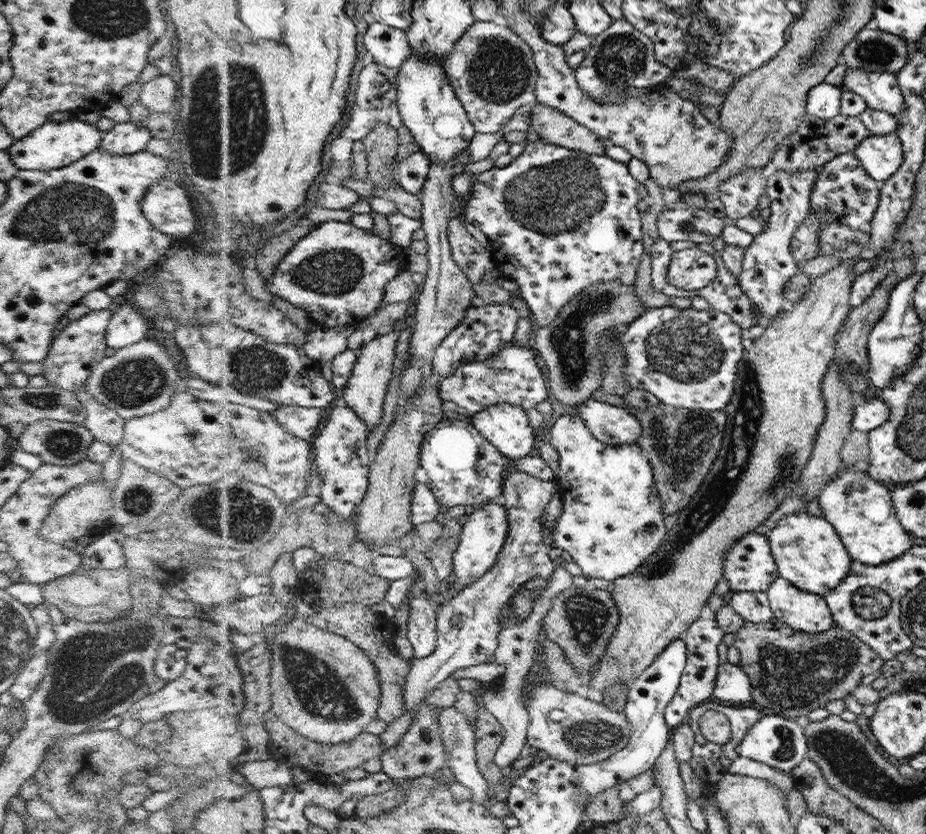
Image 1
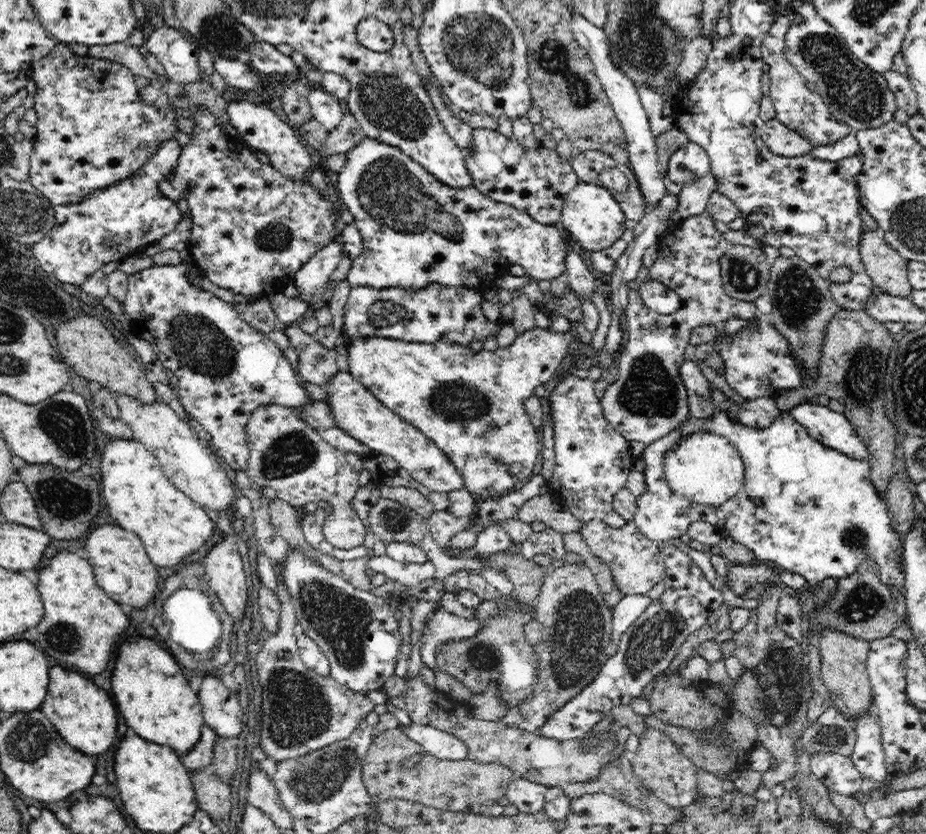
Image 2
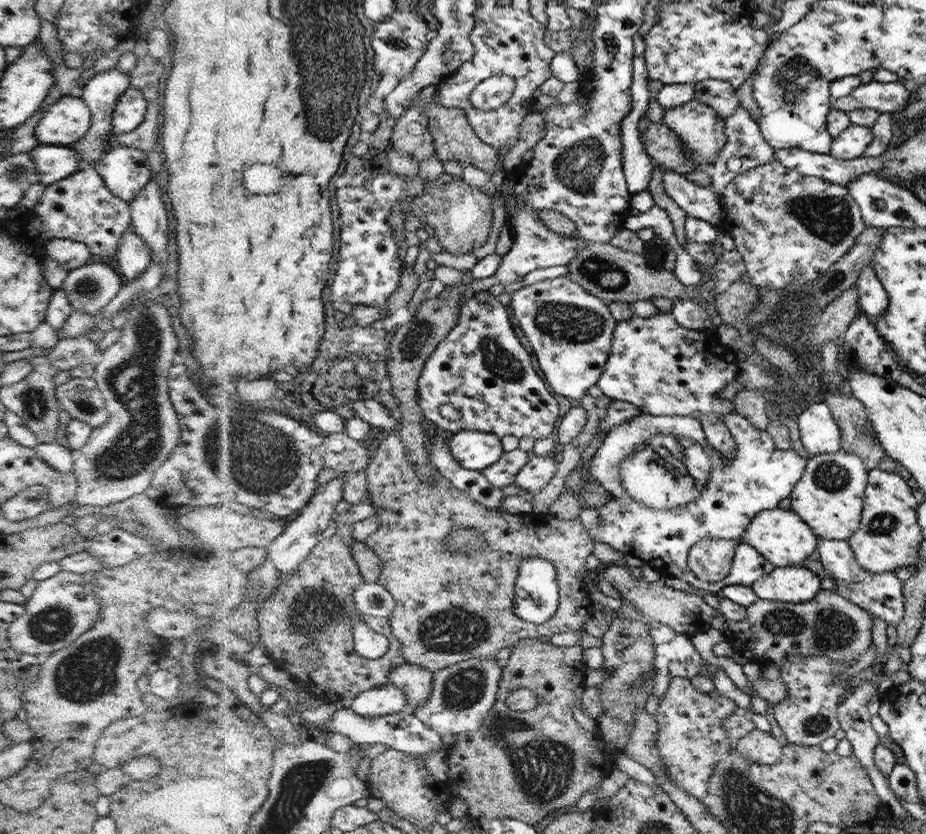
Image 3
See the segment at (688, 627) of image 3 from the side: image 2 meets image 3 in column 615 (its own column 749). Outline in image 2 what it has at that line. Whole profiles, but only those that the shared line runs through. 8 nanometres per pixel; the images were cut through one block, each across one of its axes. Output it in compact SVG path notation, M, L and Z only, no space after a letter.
M765 562L734 564L728 574L728 583L736 591L736 595L742 596L748 588L752 588L756 583L764 583L772 580L774 576L778 576L777 570L777 567Z

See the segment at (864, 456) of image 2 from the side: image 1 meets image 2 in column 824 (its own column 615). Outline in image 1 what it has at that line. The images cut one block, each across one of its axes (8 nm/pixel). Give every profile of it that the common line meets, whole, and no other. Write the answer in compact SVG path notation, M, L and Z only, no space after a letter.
M590 398L576 406L573 412L604 444L637 444L642 438L643 425L626 408Z

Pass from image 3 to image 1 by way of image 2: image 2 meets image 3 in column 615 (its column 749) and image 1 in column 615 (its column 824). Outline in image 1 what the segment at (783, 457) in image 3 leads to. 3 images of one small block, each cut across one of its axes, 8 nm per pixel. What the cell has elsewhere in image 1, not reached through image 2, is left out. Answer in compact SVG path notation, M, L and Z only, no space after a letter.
M571 410L556 419L547 441L558 452L558 475L555 482L563 502L563 513L556 519L552 530L553 541L564 554L572 556L586 577L602 578L612 582L622 579L645 563L668 539L669 529L664 523L664 509L655 484L655 473L647 454L637 444L622 446L604 444L584 424L584 420Z

